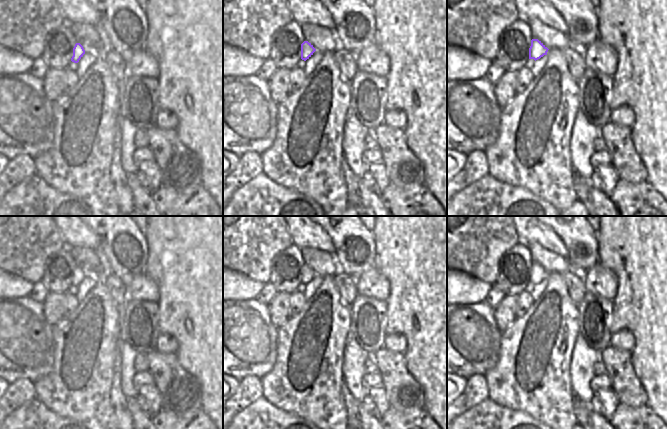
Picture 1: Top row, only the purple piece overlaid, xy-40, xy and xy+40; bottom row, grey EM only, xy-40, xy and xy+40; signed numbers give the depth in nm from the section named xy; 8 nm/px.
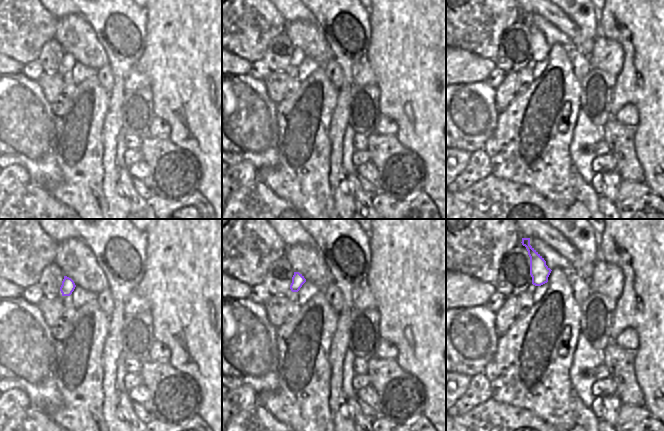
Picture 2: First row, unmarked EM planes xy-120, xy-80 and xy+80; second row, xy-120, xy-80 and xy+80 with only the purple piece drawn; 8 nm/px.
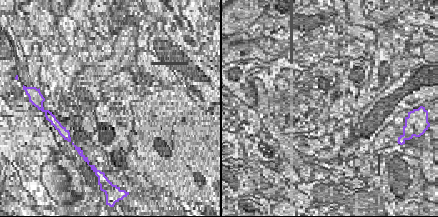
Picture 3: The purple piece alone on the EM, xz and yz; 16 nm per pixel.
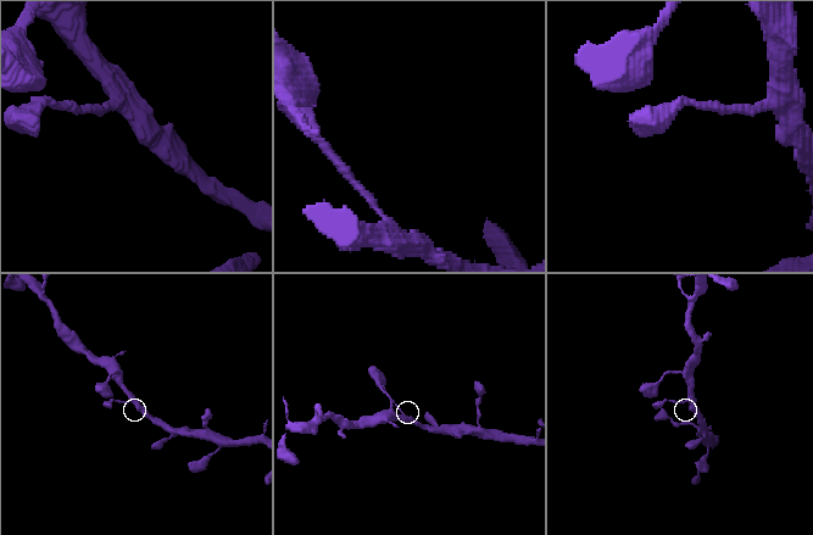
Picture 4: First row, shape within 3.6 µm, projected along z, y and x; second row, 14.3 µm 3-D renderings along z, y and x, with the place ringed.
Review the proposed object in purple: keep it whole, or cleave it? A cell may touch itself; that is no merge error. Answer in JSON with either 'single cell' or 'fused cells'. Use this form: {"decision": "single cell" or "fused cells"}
{"decision": "single cell"}

